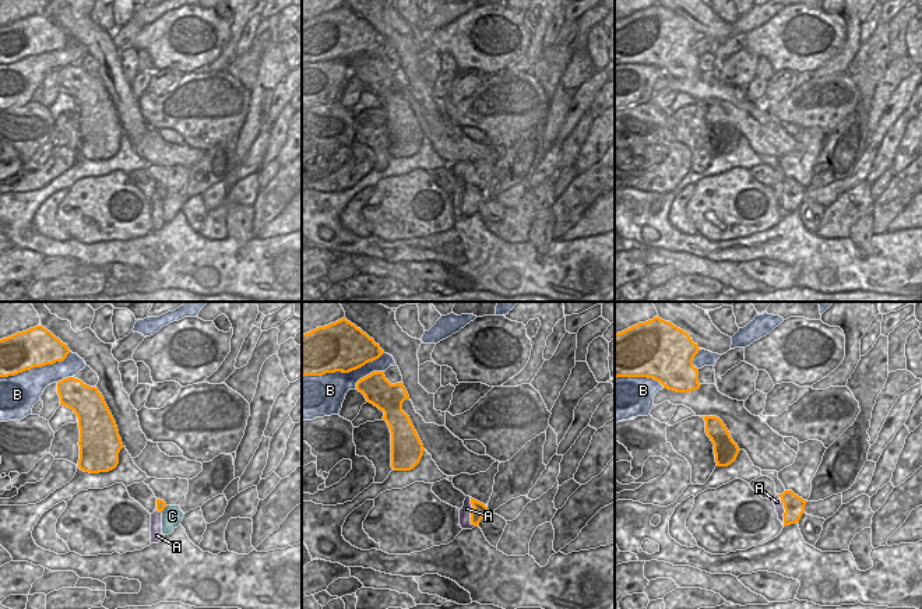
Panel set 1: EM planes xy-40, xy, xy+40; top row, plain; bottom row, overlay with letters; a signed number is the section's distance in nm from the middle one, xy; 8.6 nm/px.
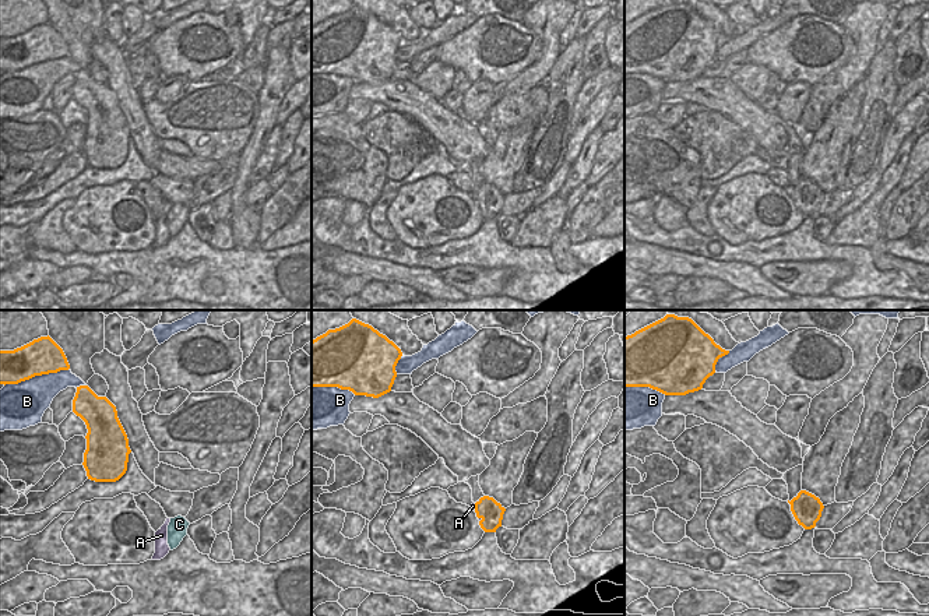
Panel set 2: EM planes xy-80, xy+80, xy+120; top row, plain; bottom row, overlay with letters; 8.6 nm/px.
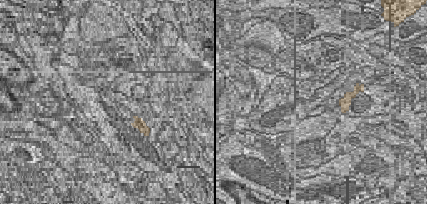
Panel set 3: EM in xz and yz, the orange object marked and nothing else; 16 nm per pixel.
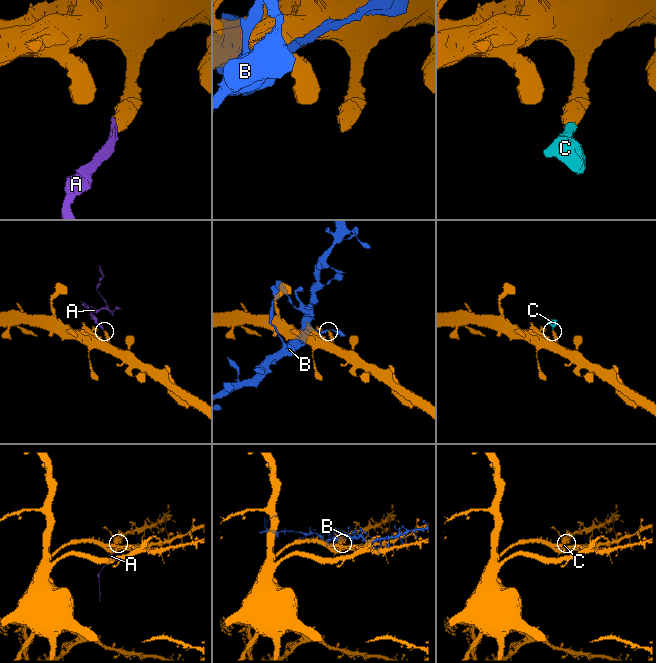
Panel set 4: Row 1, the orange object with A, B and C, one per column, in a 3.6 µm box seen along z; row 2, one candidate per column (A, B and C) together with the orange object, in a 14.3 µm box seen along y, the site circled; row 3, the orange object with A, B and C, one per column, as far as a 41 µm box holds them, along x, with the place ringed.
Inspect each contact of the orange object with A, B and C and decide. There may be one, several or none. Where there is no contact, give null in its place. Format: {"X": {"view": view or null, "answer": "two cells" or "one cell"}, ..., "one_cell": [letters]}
{"A": {"view": "xy+40", "answer": "two cells"}, "B": {"view": "xy", "answer": "two cells"}, "C": {"view": "xy-40", "answer": "one cell"}, "one_cell": ["C"]}

